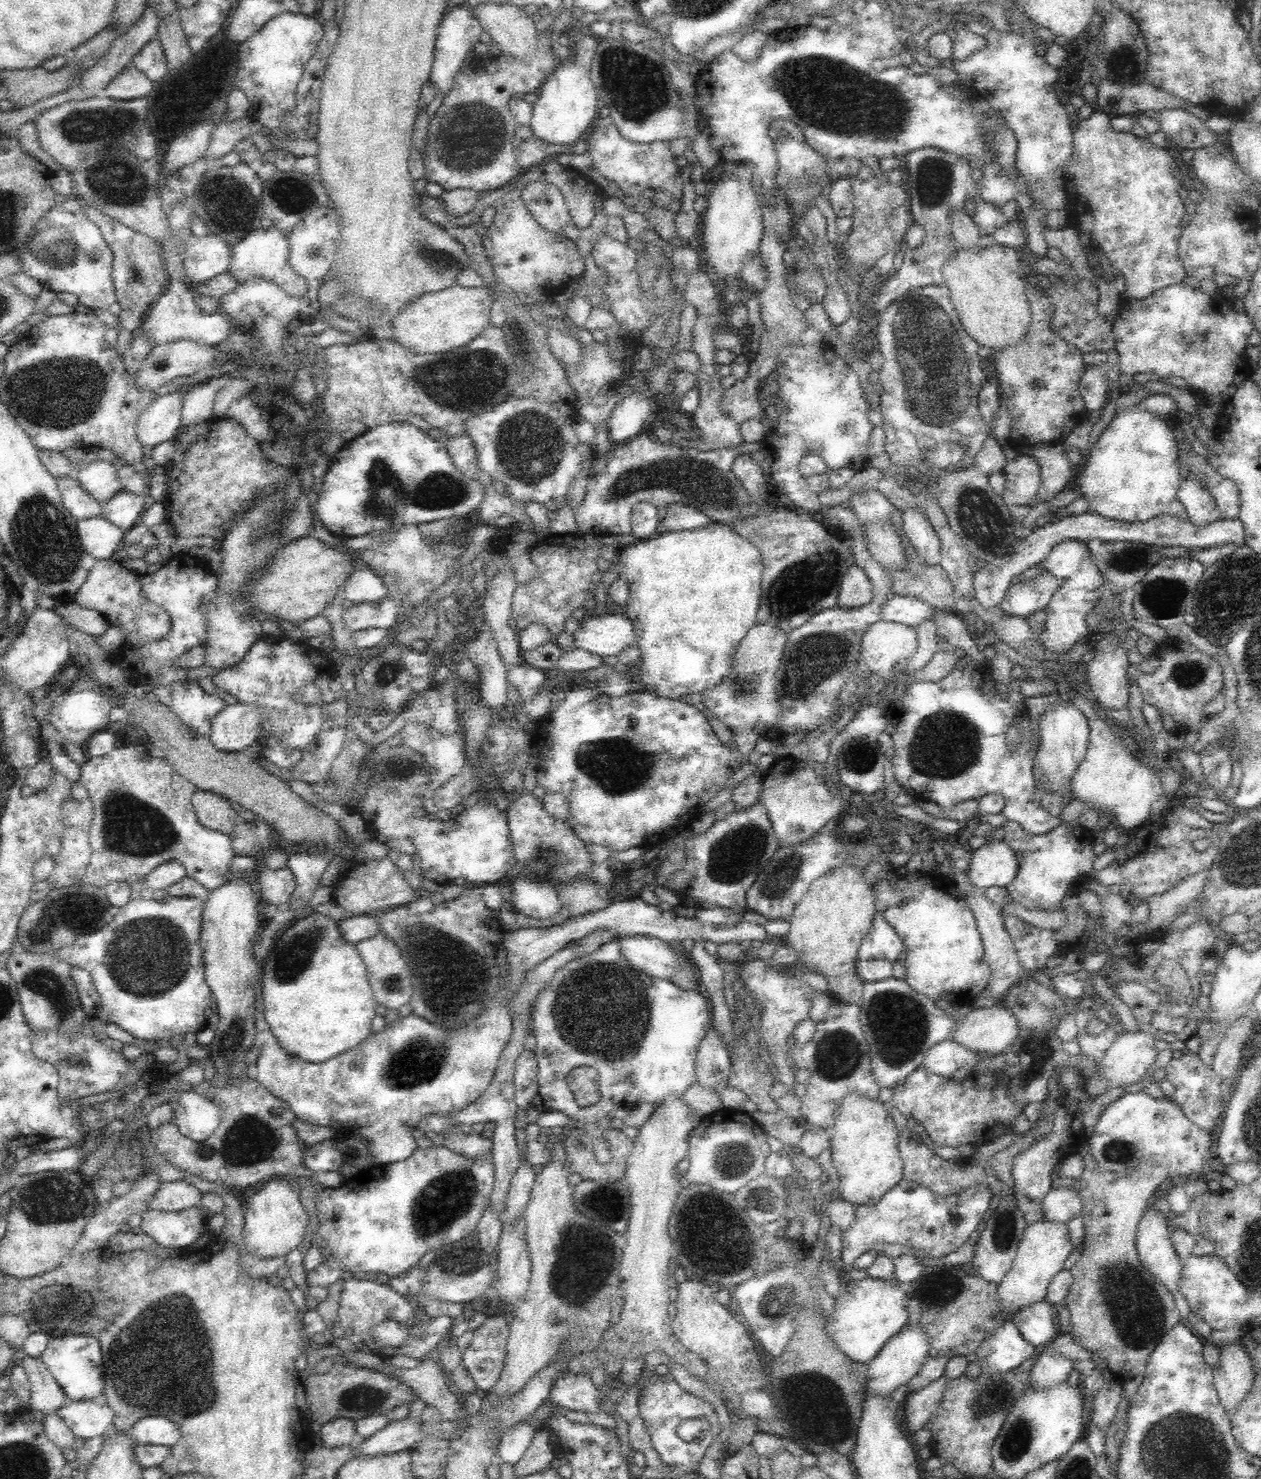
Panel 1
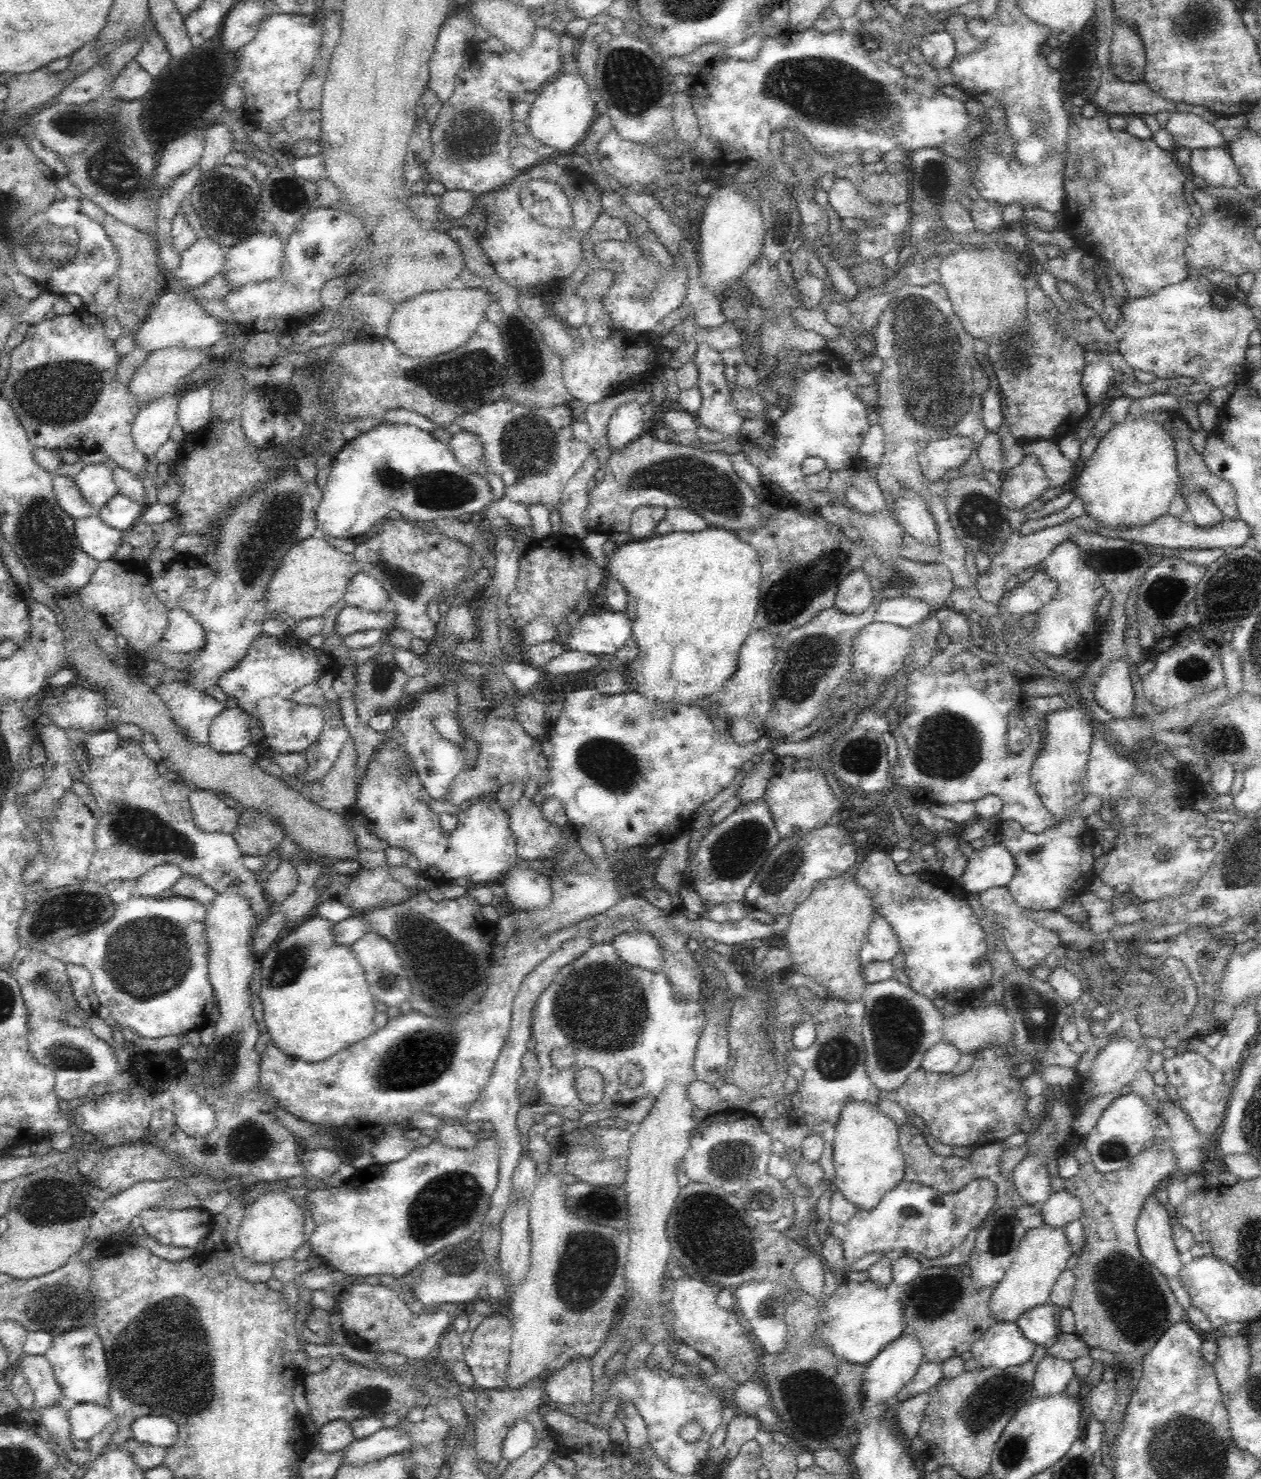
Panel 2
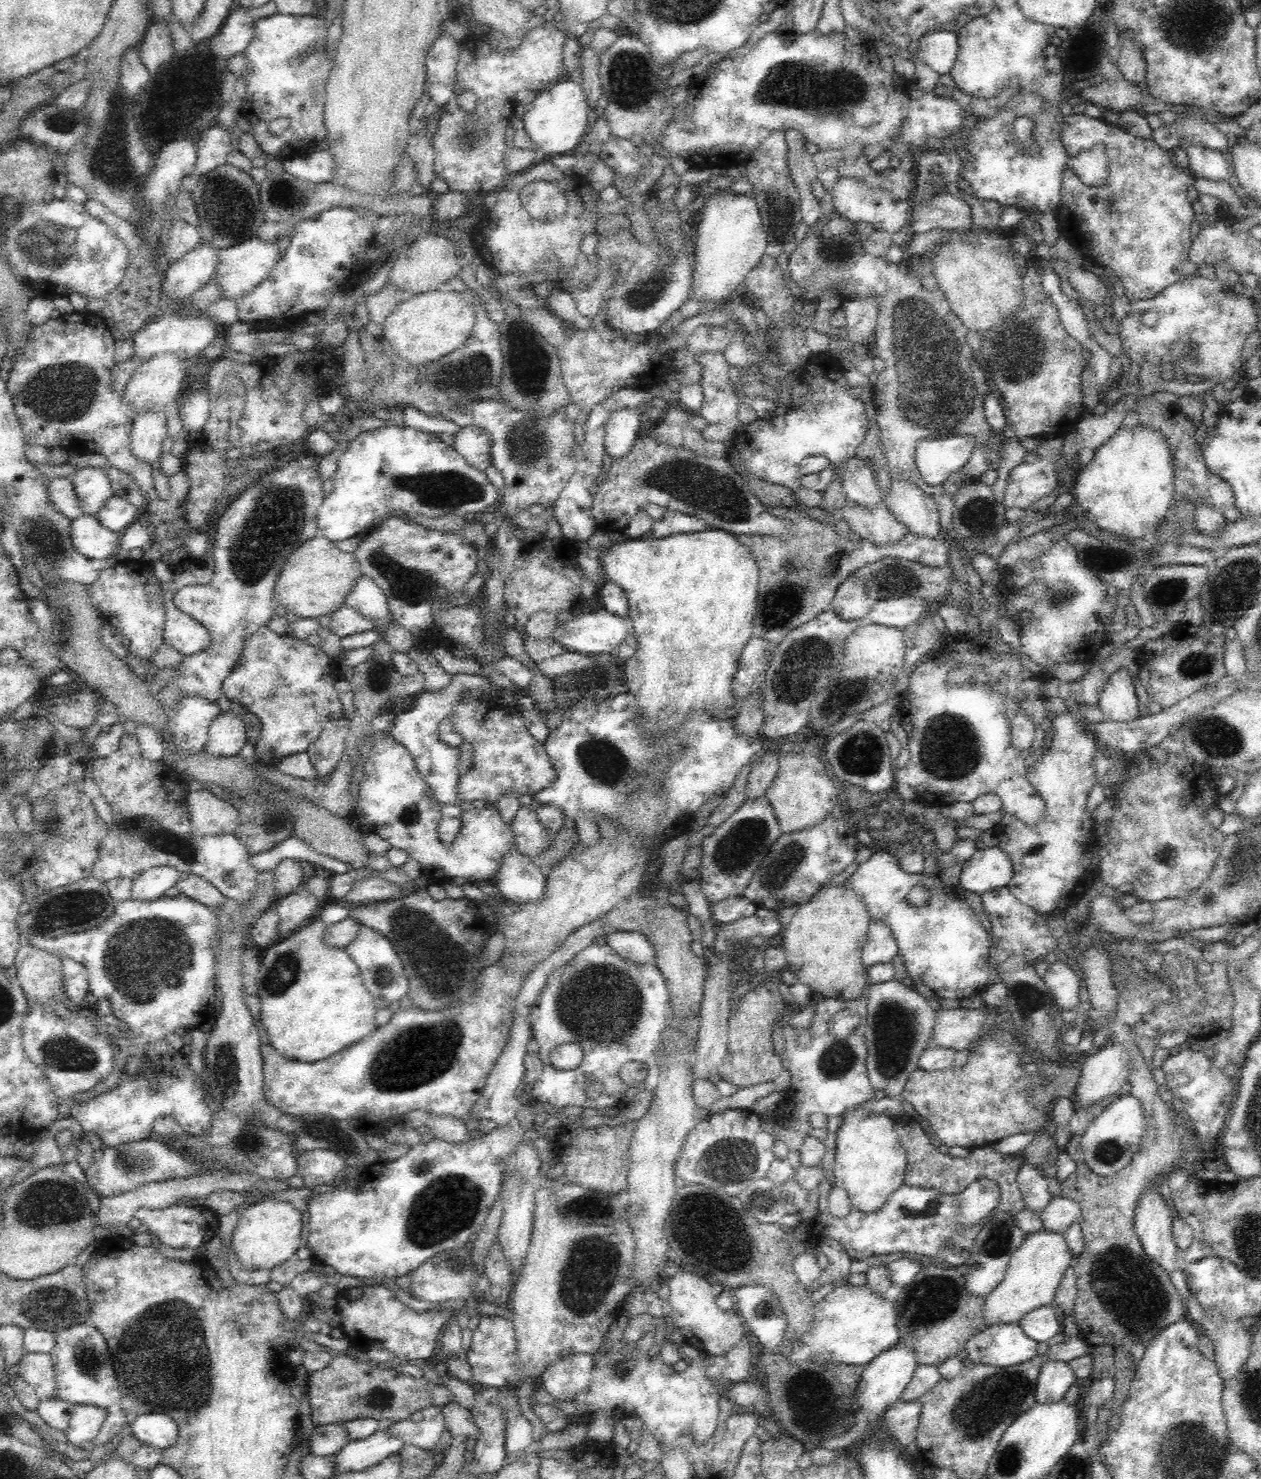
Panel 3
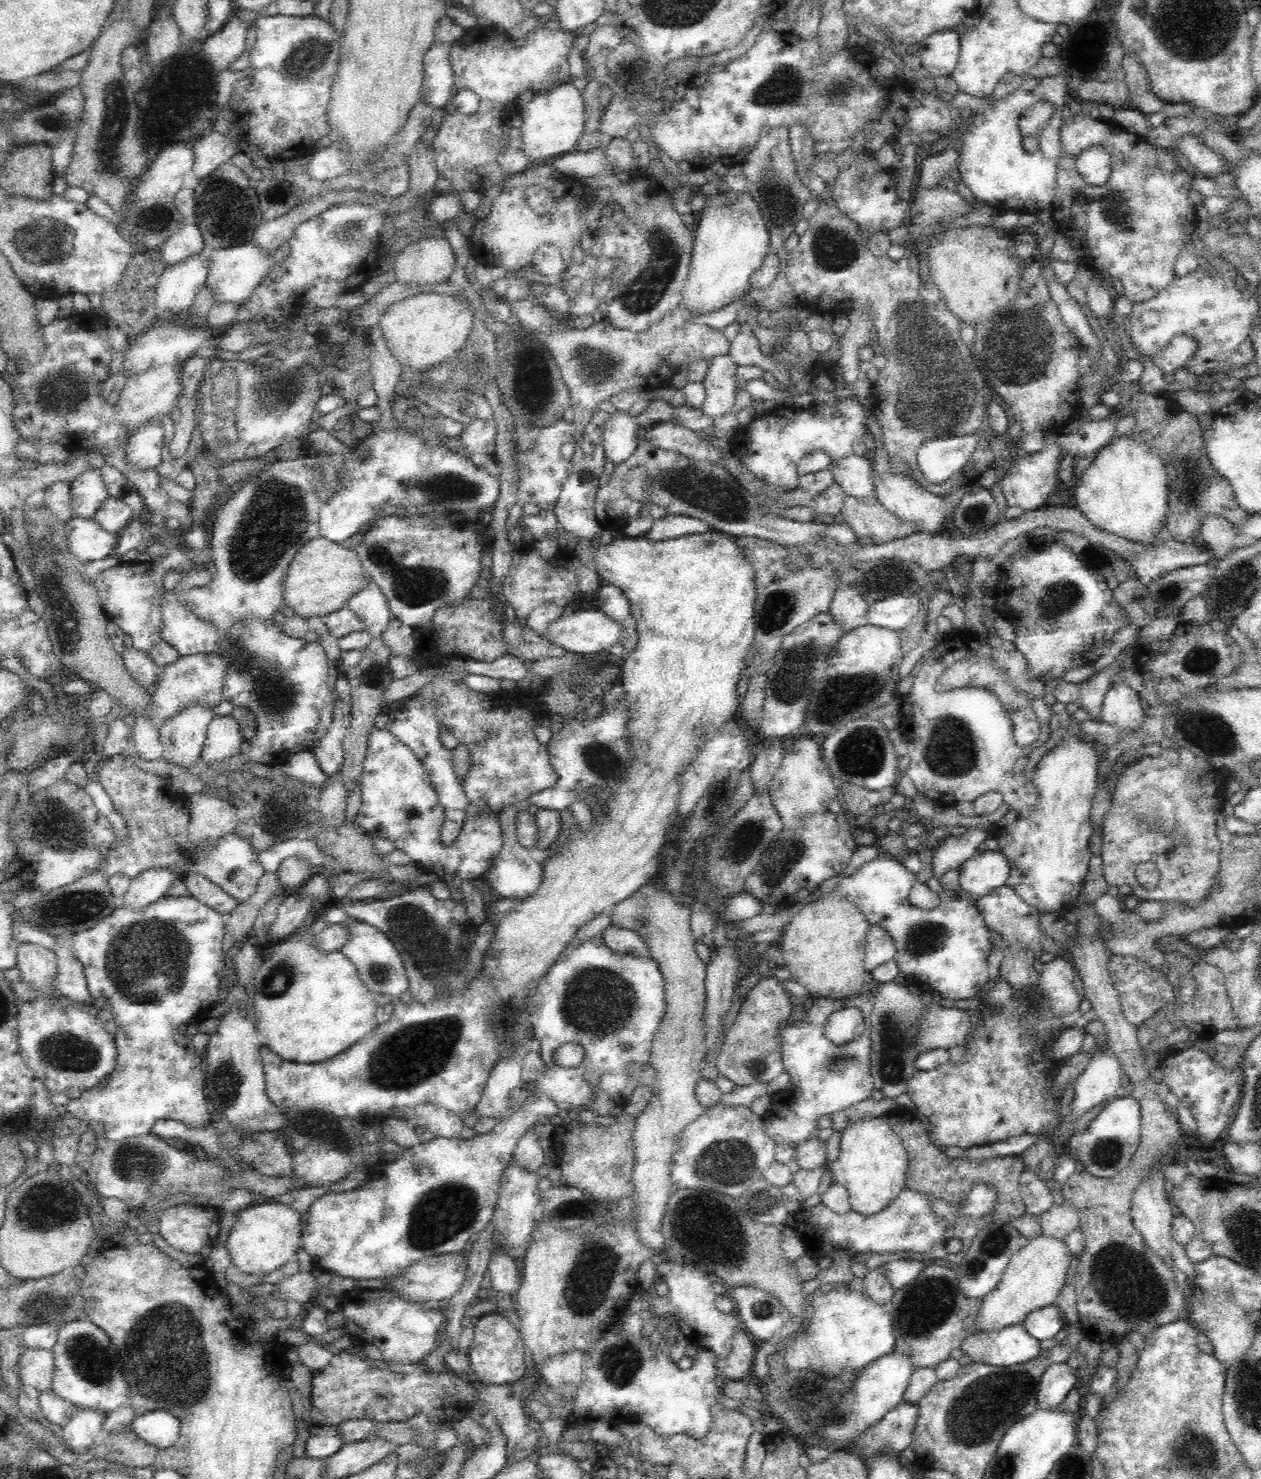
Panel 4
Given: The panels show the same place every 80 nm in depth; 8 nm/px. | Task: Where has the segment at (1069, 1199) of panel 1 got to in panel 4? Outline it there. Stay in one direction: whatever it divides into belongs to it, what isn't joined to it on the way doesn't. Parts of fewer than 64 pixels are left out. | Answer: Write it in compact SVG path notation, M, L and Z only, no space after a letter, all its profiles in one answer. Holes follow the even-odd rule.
M1062 1203L1055 1204L1039 1216L1042 1237L1063 1241L1072 1230L1079 1228L1080 1215L1076 1209Z

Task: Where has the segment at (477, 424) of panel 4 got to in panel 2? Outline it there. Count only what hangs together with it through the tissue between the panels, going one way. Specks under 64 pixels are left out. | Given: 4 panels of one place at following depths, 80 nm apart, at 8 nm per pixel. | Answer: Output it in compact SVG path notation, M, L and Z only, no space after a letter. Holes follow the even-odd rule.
M457 430L453 432L453 437L449 440L449 447L456 460L459 460L459 463L468 469L468 472L487 474L483 444L479 436L467 430Z

